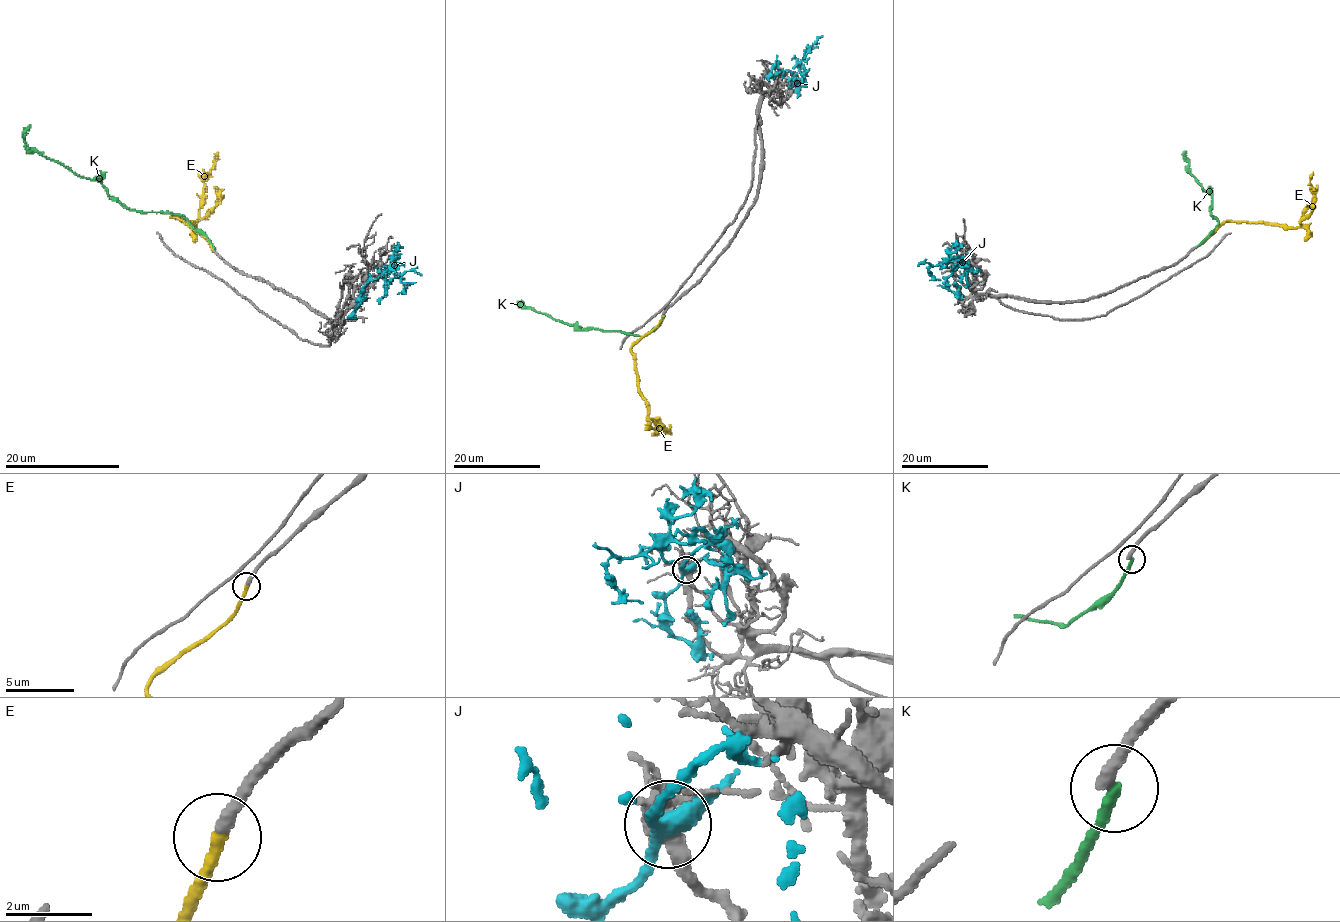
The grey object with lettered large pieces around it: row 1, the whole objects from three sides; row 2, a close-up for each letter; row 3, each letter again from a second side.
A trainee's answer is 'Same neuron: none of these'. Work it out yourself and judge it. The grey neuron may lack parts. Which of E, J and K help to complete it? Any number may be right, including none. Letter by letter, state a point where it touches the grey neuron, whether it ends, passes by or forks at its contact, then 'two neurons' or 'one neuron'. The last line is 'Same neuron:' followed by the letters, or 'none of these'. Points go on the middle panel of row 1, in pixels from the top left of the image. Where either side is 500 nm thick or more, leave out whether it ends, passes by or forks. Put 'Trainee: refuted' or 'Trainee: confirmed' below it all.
E: contact (662, 316); it ends; one neuron
J: contact (781, 72); it forks; two neurons
K: contact (664, 315); it ends; two neurons
Same neuron: E
Trainee: refuted

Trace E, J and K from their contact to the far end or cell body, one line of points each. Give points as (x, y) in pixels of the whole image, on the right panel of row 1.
E: (1198, 246), (1224, 222), (1298, 227), (1302, 213), (1313, 198), (1310, 182), (1313, 172)
J: (953, 269), (961, 260), (958, 257), (954, 261), (947, 260), (929, 267), (928, 271), (940, 280)
K: (1197, 246), (1218, 221), (1210, 214), (1212, 197), (1195, 179), (1185, 151)

